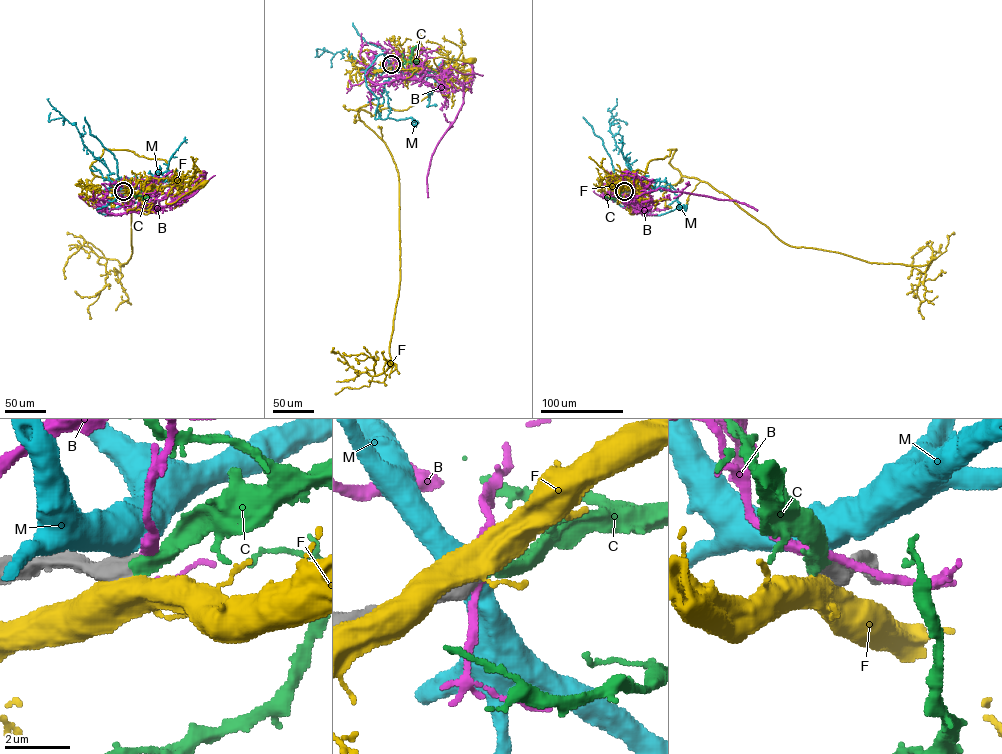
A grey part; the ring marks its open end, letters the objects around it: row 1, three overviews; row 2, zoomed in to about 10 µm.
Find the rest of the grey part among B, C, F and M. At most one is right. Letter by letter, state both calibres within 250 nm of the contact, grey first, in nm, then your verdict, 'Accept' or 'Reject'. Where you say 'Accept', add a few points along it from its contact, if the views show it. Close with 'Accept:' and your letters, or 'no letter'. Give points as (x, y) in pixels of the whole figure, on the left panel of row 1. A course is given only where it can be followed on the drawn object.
B: Thickness 650 nm (grey) against 280 nm. Reject
C: Thickness 700 nm (grey) against 480 nm. Accept. Its course: (123, 191), (128, 189), (144, 196), (168, 183)
F: Thickness 850 nm (grey) against 900 nm. Reject
M: Thickness 700 nm (grey) against 850 nm. Reject
Accept: C

